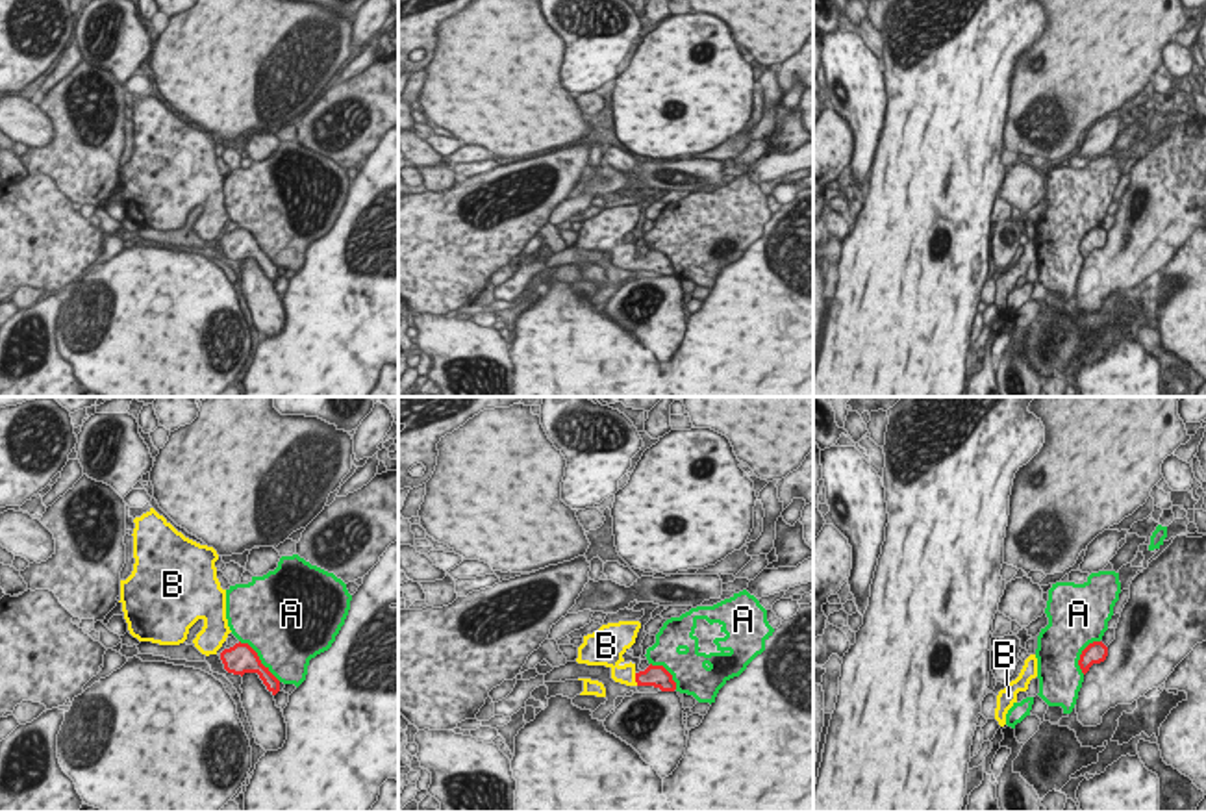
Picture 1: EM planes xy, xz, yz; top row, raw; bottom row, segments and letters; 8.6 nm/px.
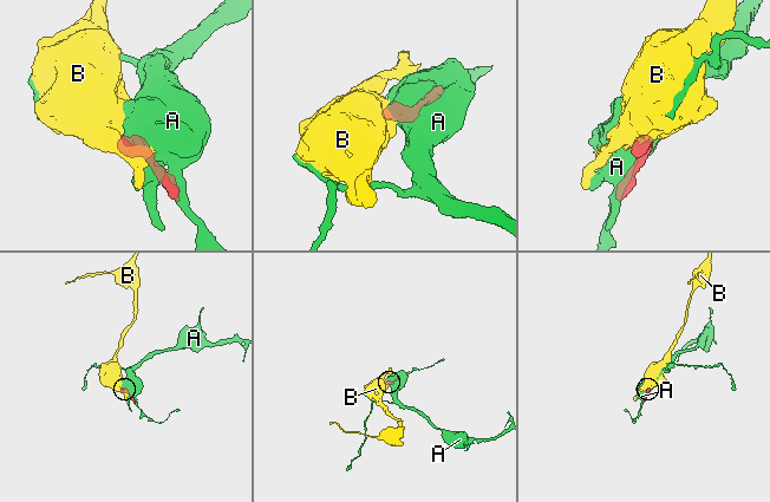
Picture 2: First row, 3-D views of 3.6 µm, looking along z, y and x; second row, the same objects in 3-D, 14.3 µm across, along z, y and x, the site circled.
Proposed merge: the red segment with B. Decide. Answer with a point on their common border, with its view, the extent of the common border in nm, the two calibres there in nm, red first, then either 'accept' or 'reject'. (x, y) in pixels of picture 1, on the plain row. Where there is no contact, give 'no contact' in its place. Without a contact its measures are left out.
xz (636, 264) | 120 nm | 190/160 nm | accept

